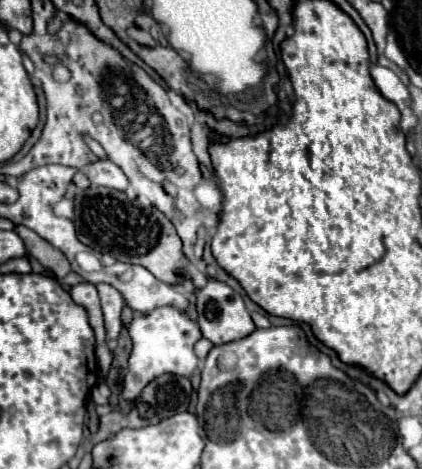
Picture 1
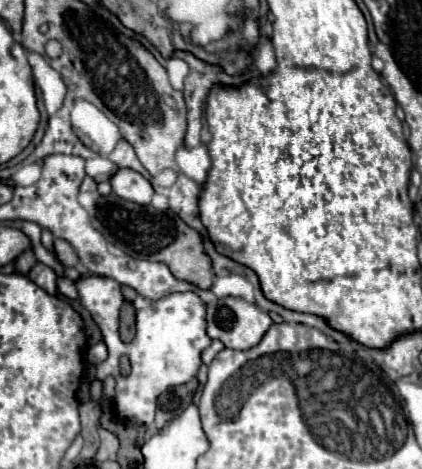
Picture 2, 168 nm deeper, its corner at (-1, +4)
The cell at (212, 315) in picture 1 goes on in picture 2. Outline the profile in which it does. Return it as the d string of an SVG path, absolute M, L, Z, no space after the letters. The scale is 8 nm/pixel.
M236 297L220 299L220 307L208 311L208 335L238 351L258 345L270 325L272 319L268 313Z

